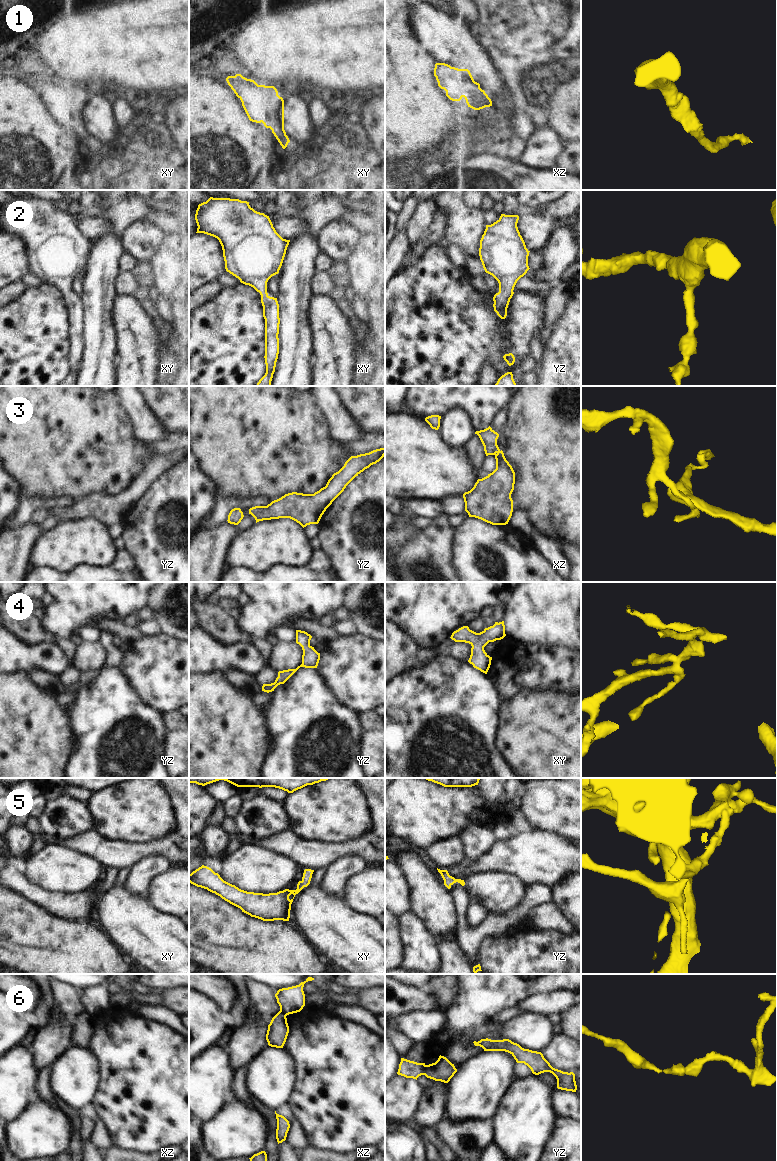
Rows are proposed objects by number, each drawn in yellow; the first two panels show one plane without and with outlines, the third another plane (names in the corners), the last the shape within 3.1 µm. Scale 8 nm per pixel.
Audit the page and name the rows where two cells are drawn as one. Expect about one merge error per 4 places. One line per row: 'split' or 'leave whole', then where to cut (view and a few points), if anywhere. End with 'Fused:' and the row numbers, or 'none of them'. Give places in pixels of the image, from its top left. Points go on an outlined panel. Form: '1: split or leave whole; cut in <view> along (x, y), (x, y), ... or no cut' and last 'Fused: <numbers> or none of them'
1: leave whole; no cut
2: leave whole; no cut
3: leave whole; no cut
4: leave whole; no cut
5: leave whole; no cut
6: split; cut in yz along (426, 1065), (423, 1074)
Fused: 6

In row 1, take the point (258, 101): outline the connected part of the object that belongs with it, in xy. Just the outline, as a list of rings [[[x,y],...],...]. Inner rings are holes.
[[[241,74],[228,76],[226,81],[241,100],[249,120],[256,123],[262,122],[266,128],[270,128],[282,148],[285,149],[290,140],[284,130],[284,100],[278,95],[277,89],[274,86],[258,85],[254,80],[247,79]]]

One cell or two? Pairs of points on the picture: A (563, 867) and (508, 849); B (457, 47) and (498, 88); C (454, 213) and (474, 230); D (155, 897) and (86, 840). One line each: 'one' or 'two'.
A: one
B: one
C: one
D: two

